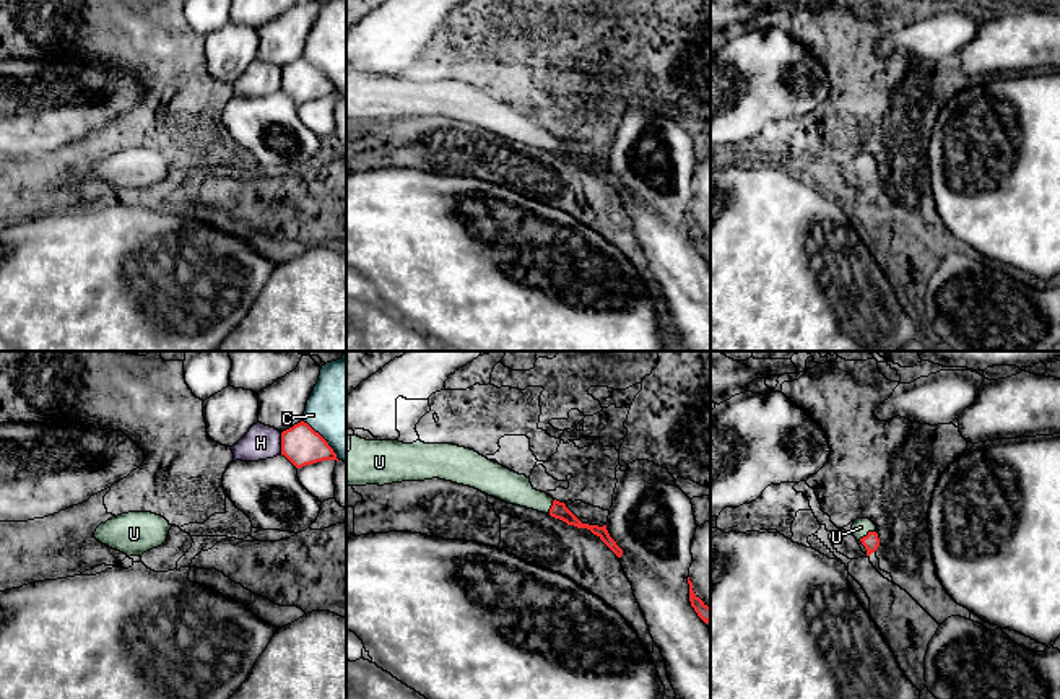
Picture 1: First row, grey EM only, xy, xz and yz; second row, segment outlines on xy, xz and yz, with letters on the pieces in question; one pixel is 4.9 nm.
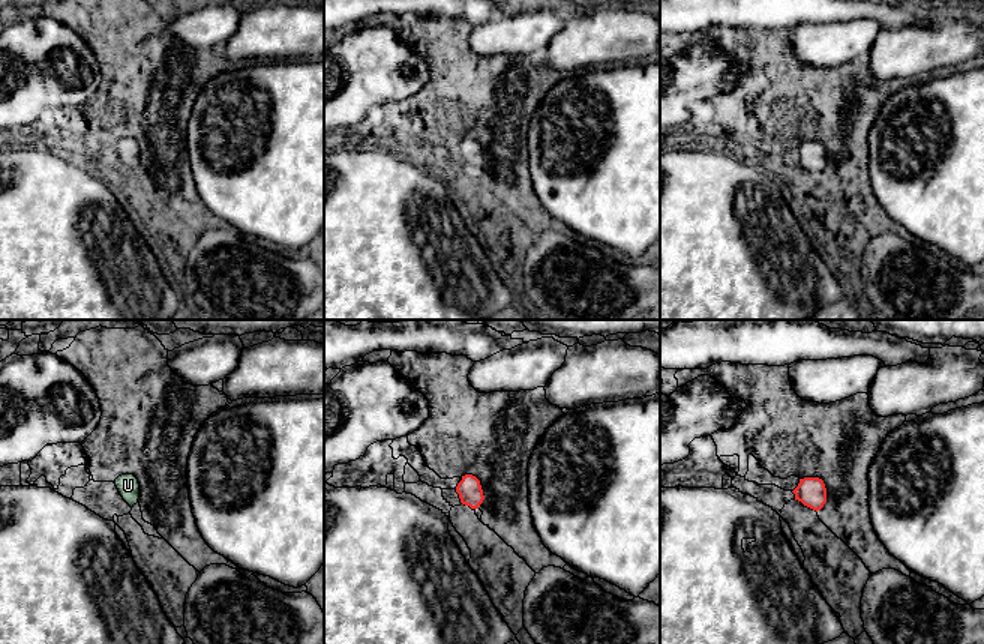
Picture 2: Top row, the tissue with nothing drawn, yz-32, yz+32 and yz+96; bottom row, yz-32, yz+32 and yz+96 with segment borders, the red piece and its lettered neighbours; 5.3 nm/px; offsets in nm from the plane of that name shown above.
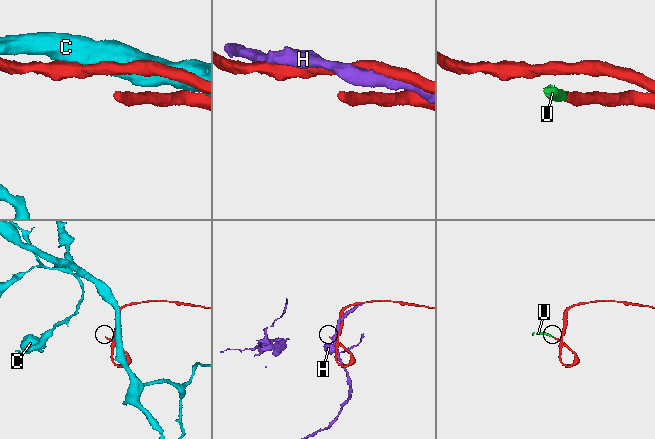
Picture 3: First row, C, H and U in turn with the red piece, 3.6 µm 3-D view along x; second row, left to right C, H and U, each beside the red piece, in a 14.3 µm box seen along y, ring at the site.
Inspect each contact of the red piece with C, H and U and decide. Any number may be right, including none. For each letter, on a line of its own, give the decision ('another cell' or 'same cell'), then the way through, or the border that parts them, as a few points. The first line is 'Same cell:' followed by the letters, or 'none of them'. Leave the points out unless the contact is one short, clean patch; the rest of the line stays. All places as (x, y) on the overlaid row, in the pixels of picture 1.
Same cell: U
C: another cell
H: another cell
U: same cell; runs through yz (870, 542), (860, 540), (860, 527)

